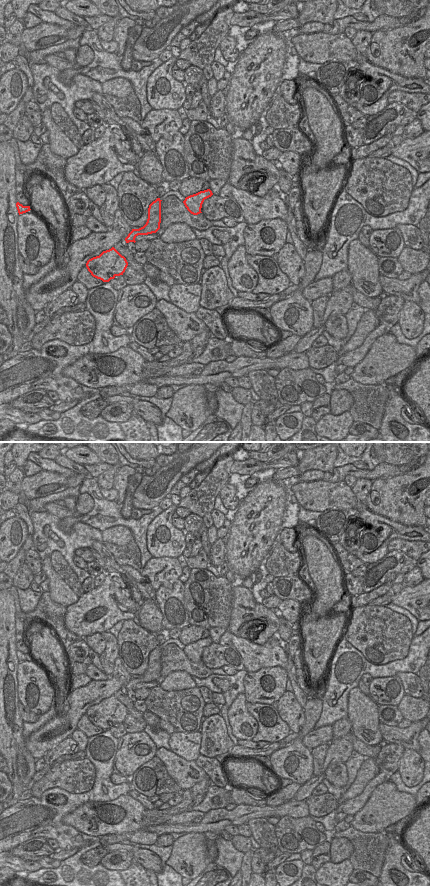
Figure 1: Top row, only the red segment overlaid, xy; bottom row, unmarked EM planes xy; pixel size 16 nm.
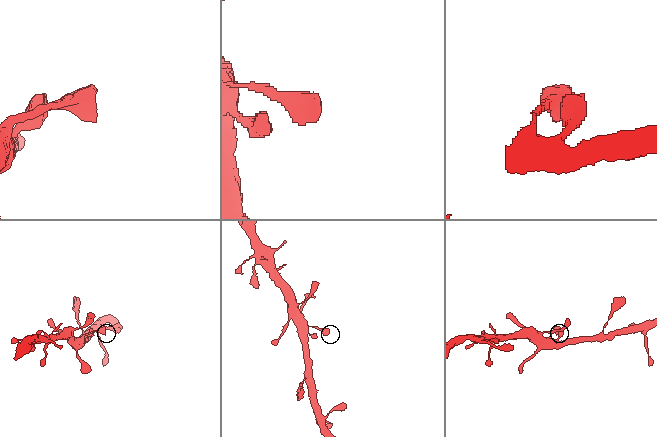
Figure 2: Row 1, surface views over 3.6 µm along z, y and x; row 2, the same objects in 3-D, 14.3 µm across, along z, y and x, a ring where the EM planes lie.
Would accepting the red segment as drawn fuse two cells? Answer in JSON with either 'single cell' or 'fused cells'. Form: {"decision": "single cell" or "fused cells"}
{"decision": "single cell"}

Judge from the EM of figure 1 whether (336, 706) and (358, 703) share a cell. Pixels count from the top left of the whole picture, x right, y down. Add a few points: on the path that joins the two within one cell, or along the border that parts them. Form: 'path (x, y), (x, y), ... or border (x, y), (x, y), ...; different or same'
border (357, 686), (349, 691), (348, 713), (346, 715); different

